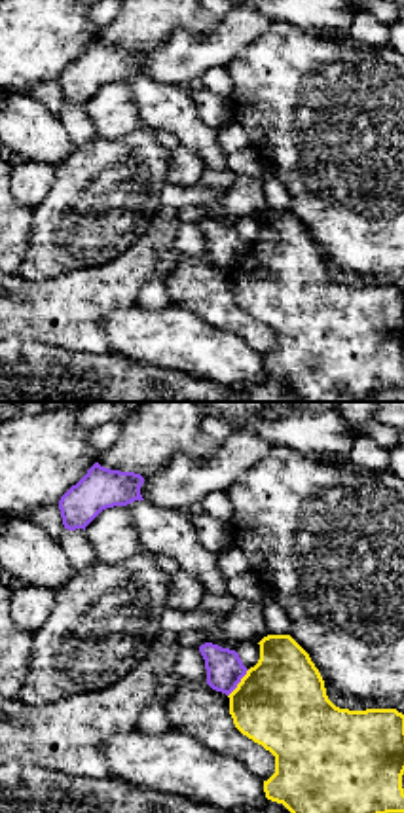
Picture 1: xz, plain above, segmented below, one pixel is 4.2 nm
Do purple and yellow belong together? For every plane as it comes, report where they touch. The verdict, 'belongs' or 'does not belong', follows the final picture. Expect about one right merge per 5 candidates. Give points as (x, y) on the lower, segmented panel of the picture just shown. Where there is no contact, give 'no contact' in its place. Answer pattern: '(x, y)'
(239, 681)

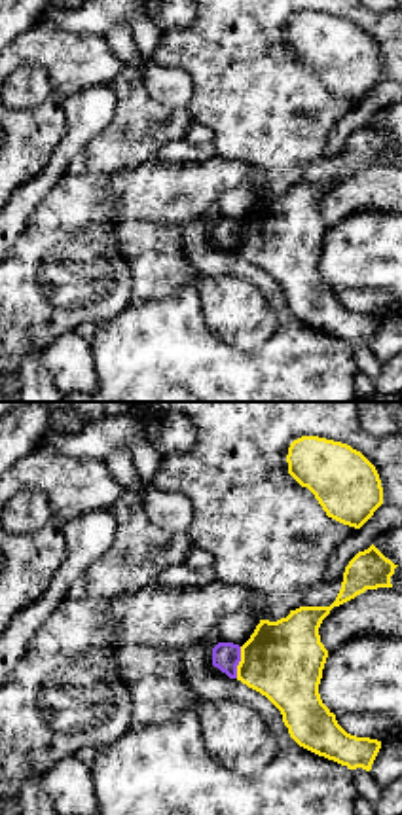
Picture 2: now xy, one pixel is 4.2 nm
(237, 662)

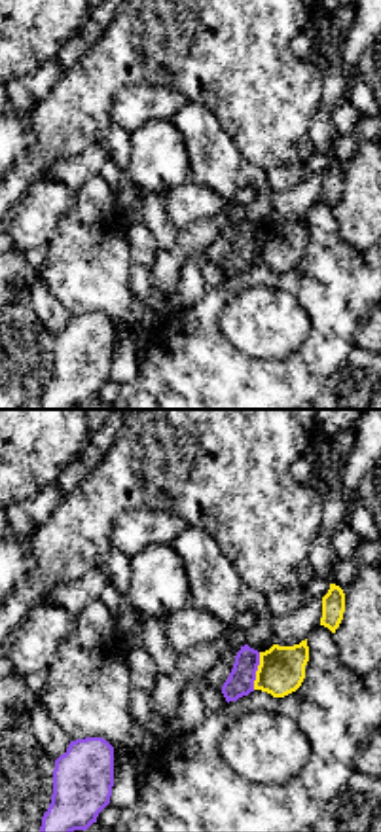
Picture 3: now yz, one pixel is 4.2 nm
(256, 669)

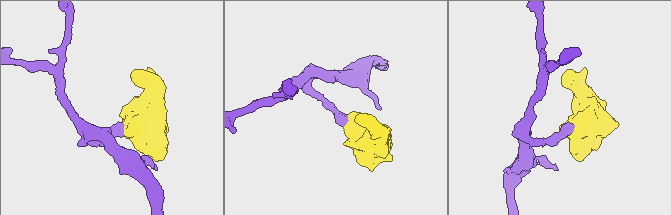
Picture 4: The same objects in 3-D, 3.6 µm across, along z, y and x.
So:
does not belong

